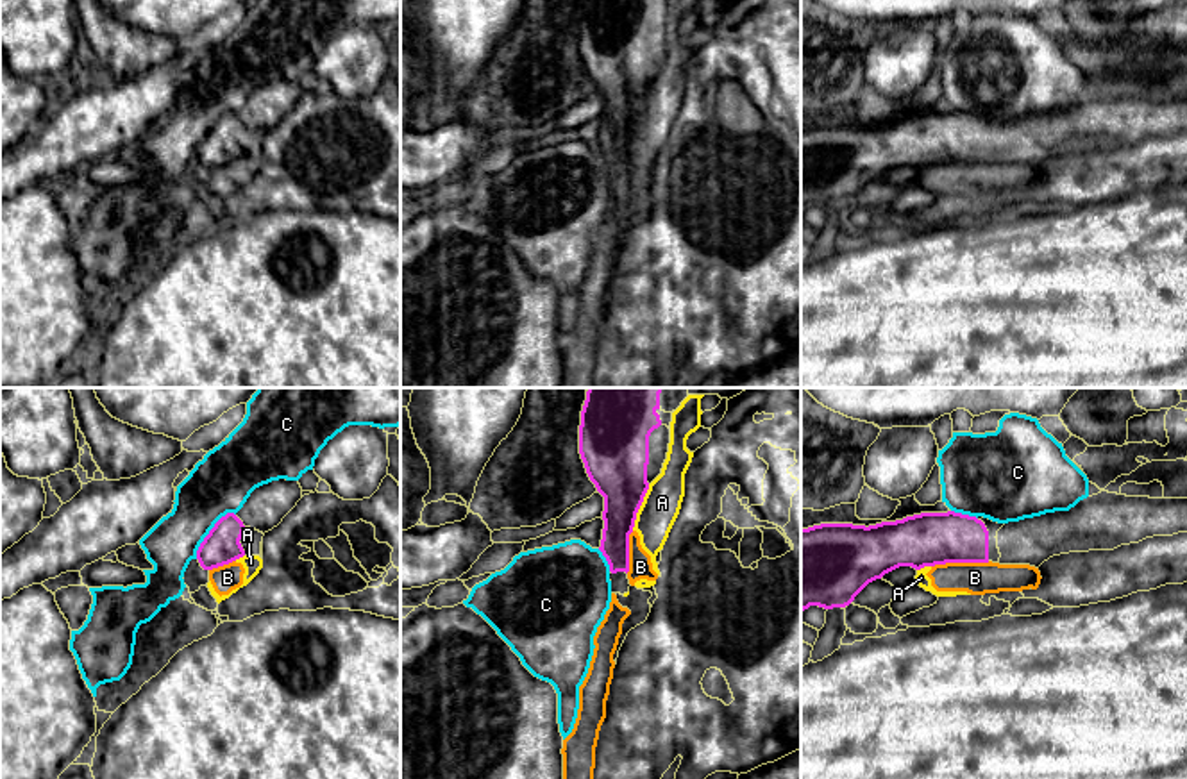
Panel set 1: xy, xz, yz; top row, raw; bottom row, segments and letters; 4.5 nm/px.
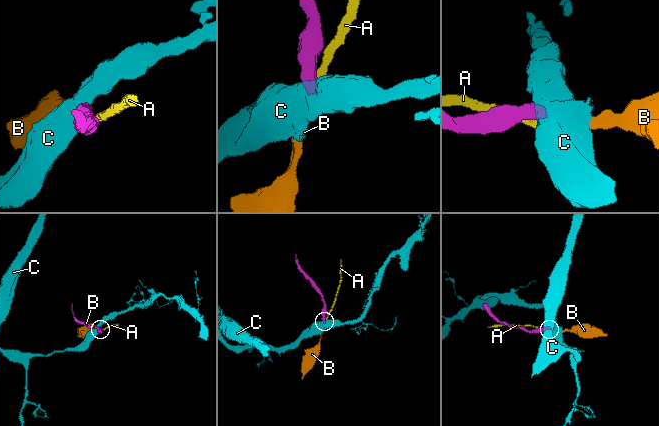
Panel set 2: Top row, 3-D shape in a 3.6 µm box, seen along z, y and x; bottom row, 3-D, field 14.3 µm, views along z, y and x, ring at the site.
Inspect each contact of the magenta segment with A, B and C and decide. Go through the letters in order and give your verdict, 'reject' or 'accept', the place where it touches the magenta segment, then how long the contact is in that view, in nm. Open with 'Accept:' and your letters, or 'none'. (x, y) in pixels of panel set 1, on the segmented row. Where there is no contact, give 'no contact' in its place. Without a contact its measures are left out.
Accept: none
A: reject | xz (639, 508) | 220 nm
B: reject | yz (960, 561) | 260 nm
C: reject | xy (210, 533) | 280 nm

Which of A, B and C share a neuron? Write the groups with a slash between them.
A B / C

